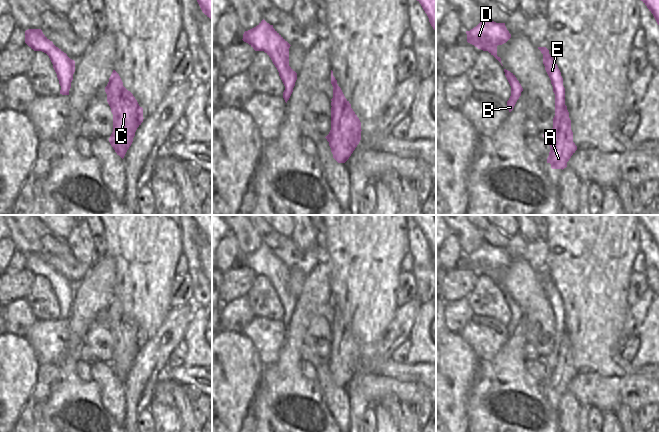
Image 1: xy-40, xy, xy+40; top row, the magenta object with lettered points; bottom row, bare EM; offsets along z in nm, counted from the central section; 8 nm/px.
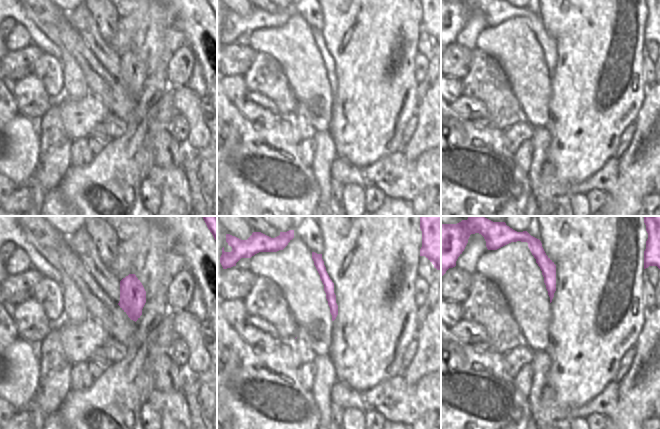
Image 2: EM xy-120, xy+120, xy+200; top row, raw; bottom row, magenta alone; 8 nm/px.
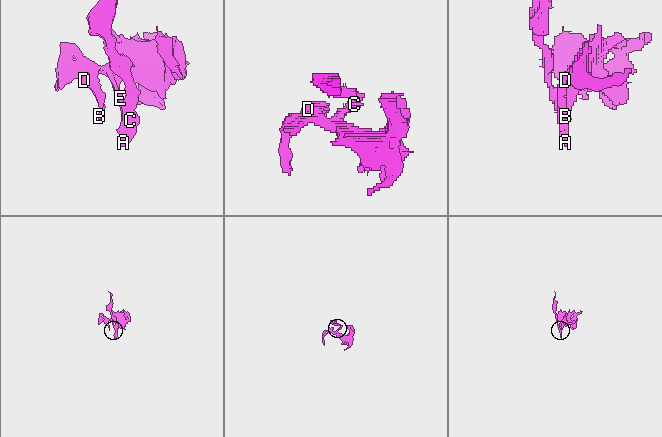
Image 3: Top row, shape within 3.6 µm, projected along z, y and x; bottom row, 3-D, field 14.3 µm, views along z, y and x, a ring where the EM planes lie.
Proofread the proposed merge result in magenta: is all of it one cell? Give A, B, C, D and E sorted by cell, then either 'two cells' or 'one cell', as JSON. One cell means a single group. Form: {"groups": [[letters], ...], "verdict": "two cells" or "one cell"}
{"groups": [["A", "C"], ["B", "D", "E"]], "verdict": "two cells"}

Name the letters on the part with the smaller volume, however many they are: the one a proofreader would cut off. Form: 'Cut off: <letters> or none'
Cut off: A, C

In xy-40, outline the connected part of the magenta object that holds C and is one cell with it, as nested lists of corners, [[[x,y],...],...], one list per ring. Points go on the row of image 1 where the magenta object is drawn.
[[[113,70],[105,87],[107,102],[113,114],[113,132],[109,142],[117,155],[124,158],[133,142],[137,128],[143,122],[143,108],[124,86],[119,74]]]

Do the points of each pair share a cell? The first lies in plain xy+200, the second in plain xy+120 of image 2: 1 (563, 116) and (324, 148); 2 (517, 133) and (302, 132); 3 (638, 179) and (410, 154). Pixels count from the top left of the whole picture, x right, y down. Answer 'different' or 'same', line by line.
1: different
2: same
3: same

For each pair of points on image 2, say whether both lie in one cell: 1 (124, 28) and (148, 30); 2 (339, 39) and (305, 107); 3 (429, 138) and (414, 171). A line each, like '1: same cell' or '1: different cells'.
1: different cells
2: different cells
3: different cells

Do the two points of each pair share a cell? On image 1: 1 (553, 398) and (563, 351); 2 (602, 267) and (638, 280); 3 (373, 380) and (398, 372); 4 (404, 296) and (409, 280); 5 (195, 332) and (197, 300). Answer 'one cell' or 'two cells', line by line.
1: one cell
2: two cells
3: two cells
4: one cell
5: two cells

